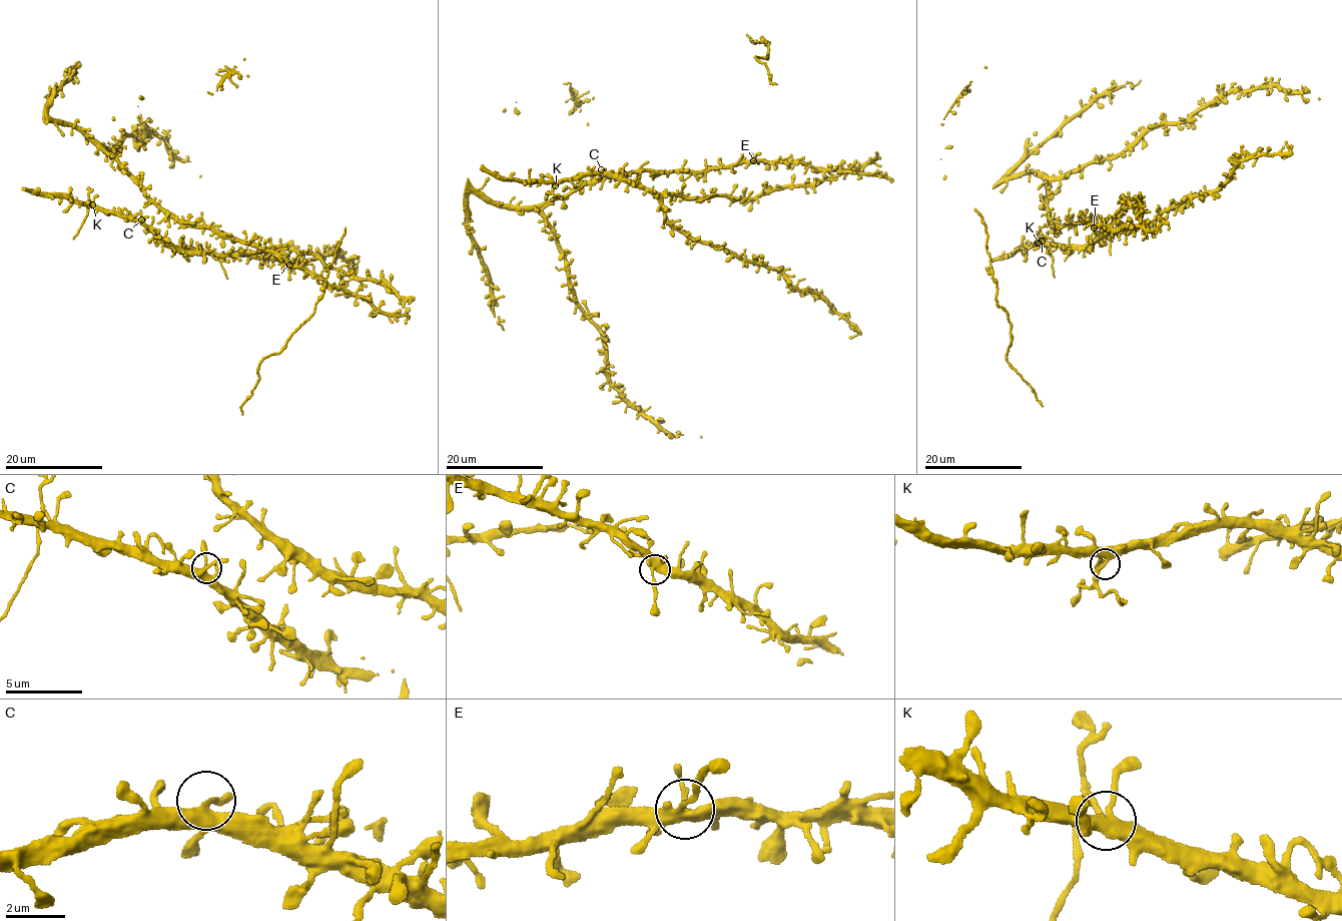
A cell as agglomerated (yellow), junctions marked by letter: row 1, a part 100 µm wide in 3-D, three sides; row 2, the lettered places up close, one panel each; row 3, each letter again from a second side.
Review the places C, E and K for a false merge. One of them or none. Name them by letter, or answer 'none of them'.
K

